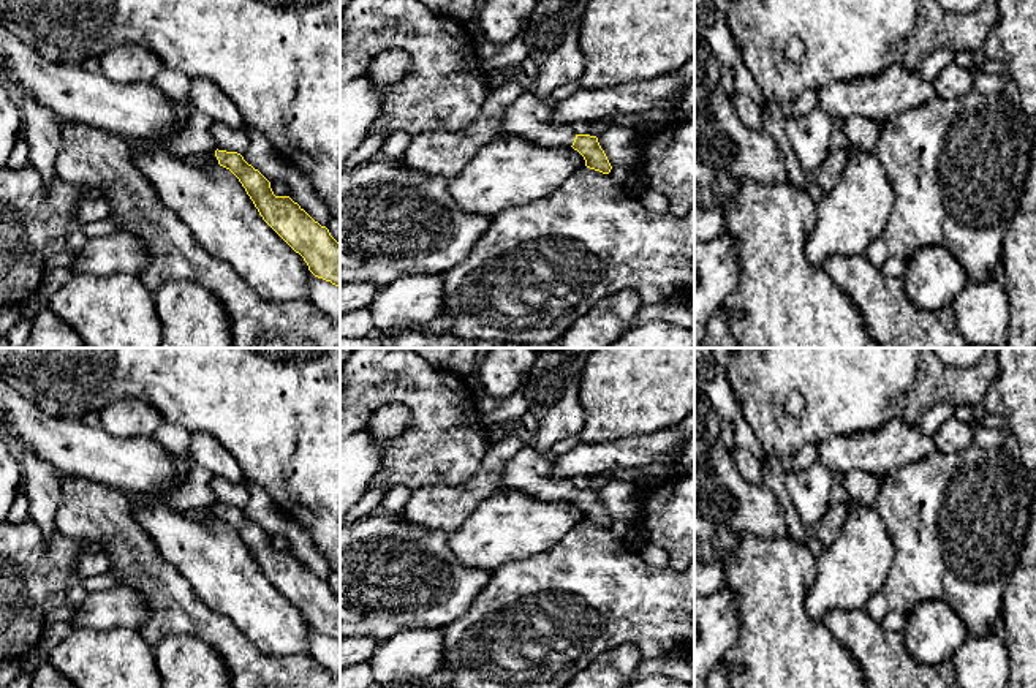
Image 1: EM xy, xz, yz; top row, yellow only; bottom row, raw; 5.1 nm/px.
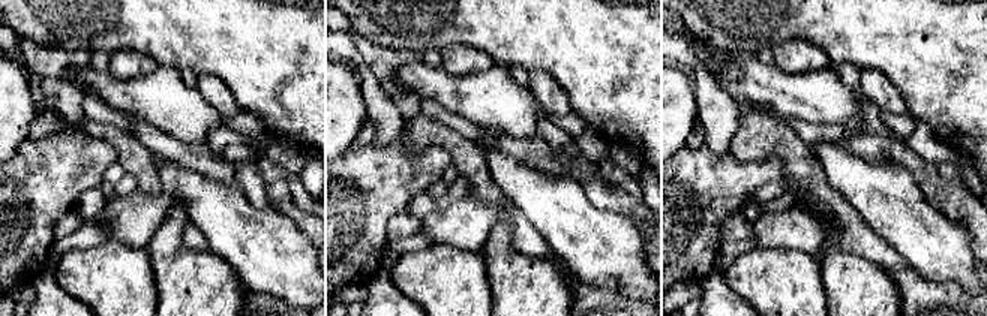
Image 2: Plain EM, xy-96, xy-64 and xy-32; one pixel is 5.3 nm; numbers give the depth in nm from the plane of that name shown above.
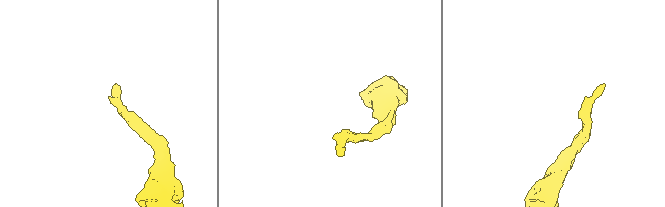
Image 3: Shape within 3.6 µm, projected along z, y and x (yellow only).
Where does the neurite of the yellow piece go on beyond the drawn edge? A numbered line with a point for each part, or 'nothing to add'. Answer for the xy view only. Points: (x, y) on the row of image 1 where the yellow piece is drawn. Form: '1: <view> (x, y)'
1: xy (201, 160)

